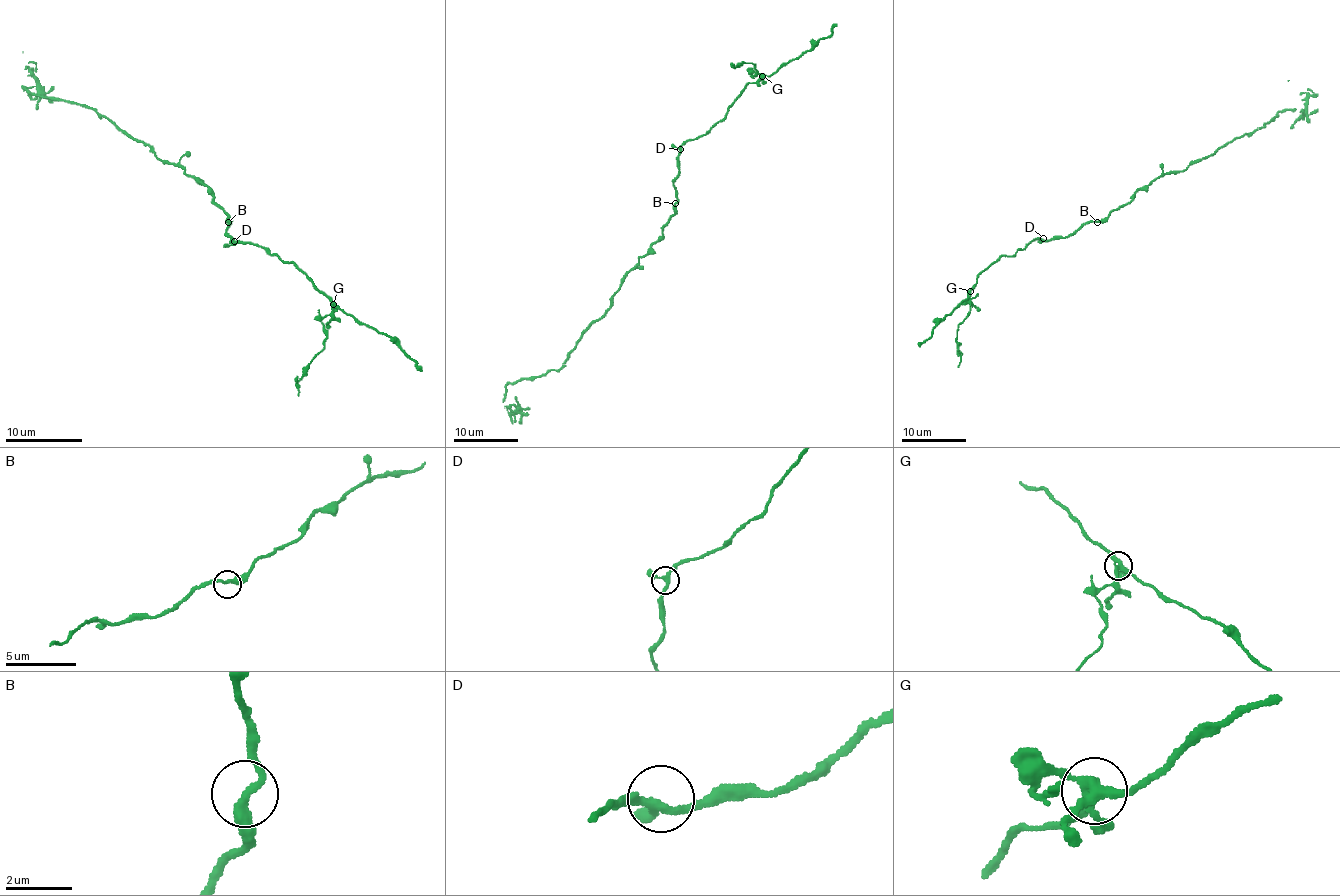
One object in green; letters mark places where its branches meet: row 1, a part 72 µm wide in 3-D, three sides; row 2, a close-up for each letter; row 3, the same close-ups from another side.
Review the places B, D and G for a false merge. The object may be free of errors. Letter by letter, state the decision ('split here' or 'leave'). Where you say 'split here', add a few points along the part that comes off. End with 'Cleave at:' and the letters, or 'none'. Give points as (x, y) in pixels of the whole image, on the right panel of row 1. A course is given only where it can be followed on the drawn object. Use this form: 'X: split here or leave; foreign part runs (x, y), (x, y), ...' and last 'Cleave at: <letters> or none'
B: leave
D: leave
G: split here; foreign part runs (969, 291), (966, 301), (971, 302), (969, 314), (958, 328), (956, 341), (961, 355), (958, 367)
Cleave at: G

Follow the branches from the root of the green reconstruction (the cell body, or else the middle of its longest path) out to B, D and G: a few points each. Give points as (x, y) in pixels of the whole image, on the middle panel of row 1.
B: (663, 228), (675, 213), (675, 203)
D: (663, 228), (675, 213), (678, 200), (673, 181), (678, 173), (680, 149)
G: (663, 228), (678, 200), (673, 181), (680, 147), (705, 135), (724, 117), (740, 91), (763, 75)

